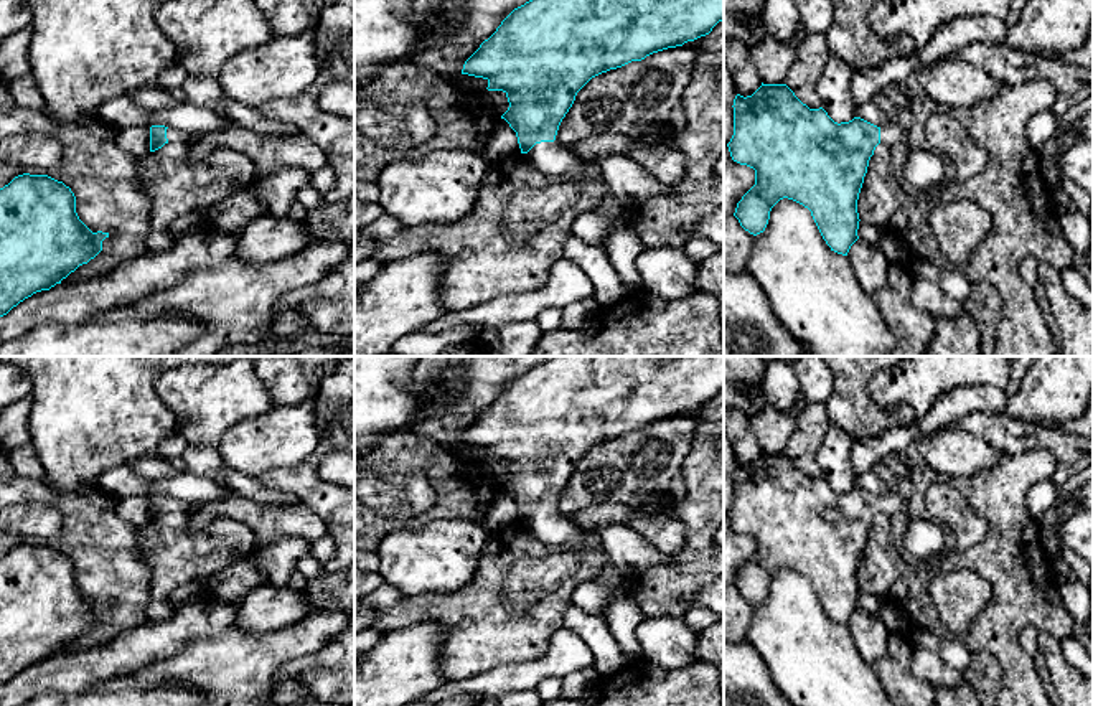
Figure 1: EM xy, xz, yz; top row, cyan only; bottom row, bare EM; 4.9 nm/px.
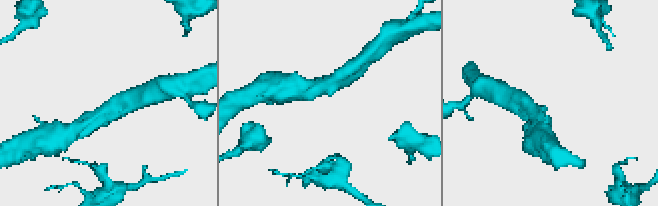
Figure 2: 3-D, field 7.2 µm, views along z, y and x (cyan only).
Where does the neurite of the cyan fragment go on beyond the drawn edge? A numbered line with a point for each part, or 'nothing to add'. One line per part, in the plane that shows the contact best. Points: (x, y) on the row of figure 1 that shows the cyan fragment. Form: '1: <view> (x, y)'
1: xz (551, 159)

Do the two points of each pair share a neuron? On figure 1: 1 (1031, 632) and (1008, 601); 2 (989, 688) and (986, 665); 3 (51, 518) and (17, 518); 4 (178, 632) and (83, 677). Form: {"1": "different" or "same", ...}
{"1": "different", "2": "same", "3": "same", "4": "same"}

